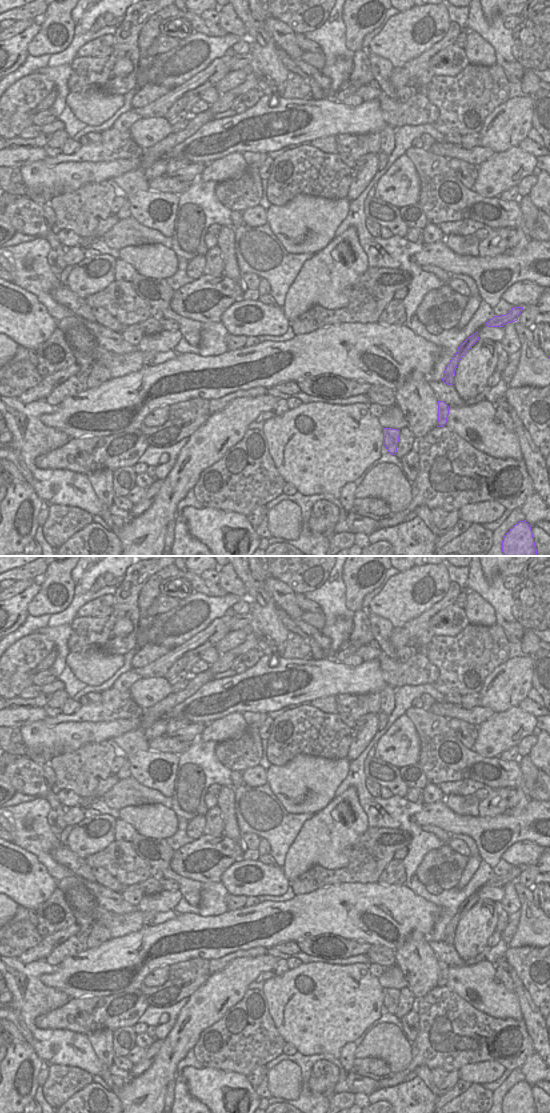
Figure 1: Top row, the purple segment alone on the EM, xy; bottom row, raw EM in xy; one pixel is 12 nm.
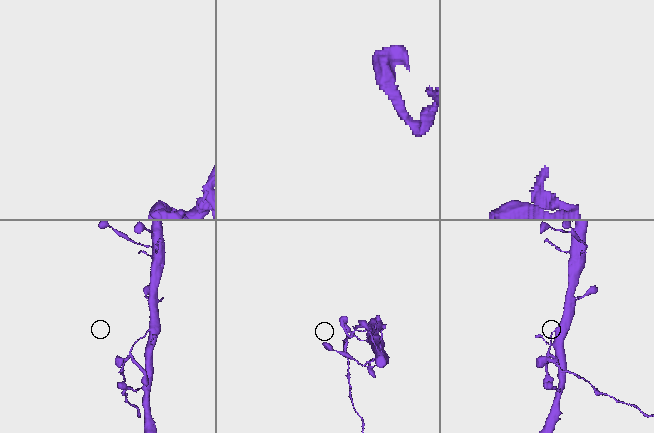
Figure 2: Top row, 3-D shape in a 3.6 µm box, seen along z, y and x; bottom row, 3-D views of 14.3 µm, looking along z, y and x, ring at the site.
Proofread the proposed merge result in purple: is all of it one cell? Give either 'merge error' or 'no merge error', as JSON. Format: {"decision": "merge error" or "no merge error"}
{"decision": "merge error"}

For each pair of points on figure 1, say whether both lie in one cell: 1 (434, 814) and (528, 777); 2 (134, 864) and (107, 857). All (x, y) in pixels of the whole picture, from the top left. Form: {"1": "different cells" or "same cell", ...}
{"1": "different cells", "2": "same cell"}

